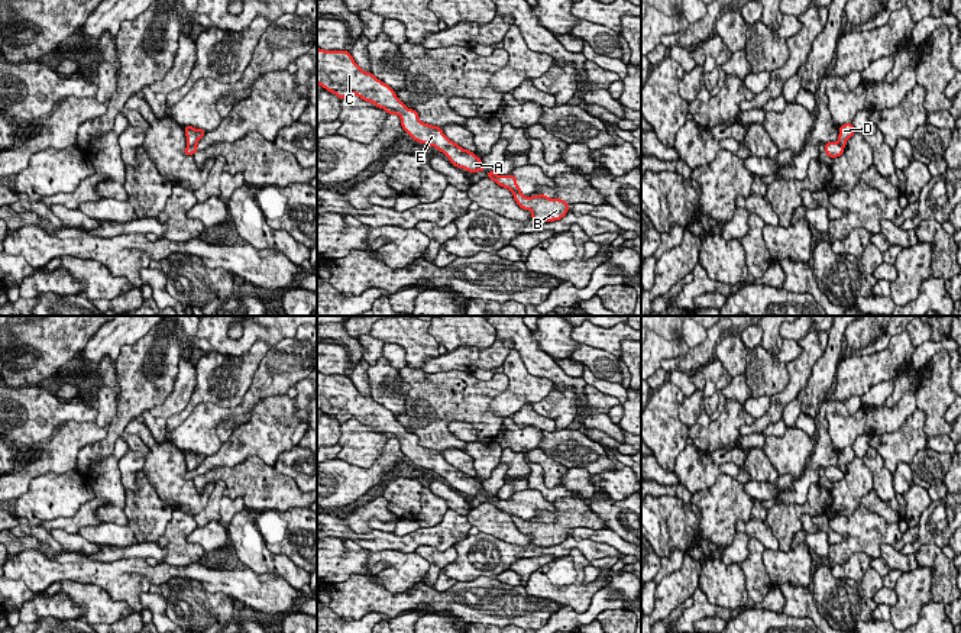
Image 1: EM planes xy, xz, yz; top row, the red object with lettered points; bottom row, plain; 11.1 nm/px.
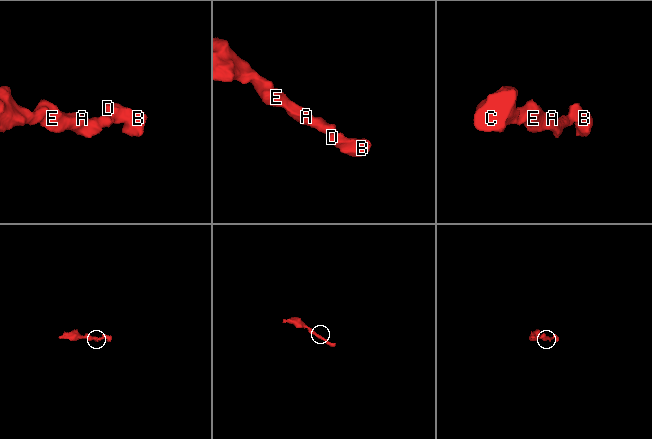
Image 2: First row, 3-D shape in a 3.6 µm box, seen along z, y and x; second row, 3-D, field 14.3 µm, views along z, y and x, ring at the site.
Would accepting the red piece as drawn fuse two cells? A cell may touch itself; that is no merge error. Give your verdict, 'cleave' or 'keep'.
cleave

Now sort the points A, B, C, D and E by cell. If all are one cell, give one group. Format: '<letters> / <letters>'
A C E / B D

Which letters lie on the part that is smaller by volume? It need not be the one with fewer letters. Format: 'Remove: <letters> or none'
Remove: B, D

